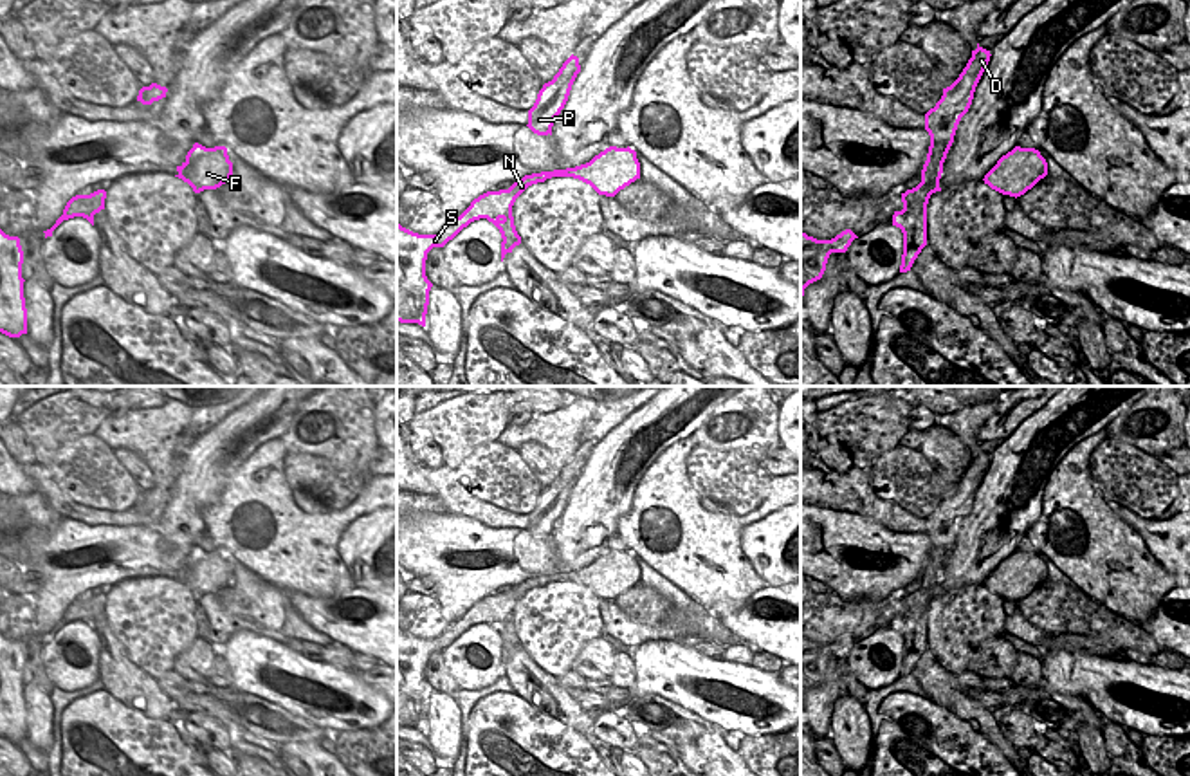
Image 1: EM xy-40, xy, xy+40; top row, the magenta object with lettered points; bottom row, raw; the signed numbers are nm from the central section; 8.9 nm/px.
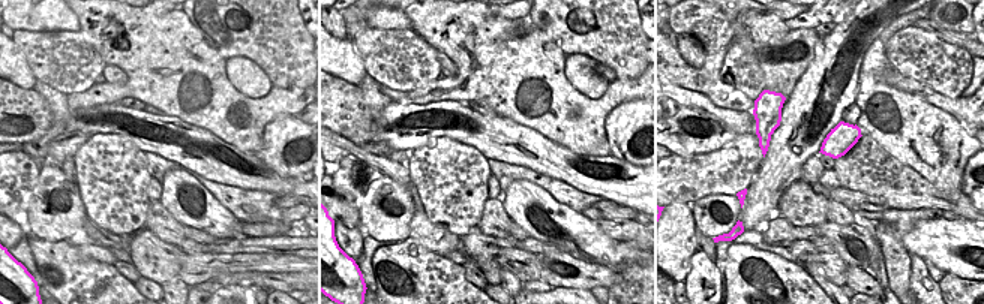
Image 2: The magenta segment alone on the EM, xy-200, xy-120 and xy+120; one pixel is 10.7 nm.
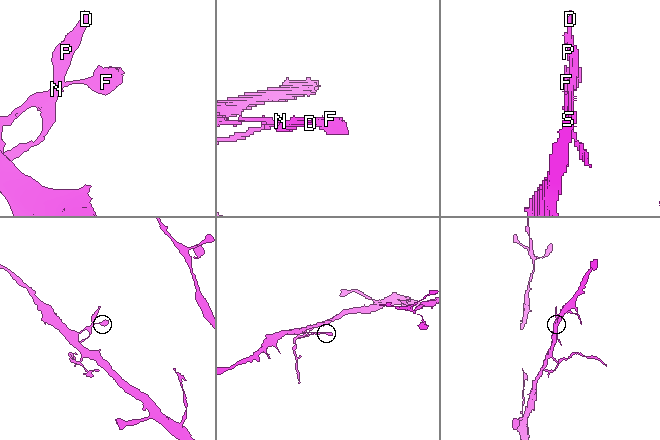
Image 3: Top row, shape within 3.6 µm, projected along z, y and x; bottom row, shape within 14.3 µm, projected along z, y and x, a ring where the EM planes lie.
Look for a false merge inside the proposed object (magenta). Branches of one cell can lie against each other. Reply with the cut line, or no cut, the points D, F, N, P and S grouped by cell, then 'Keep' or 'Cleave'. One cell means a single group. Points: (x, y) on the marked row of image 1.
No split. Groups: D F N P S. Keep

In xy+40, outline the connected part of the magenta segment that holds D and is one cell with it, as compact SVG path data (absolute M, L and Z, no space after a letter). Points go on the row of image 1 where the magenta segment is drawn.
M977 43L959 78L943 88L941 99L925 114L925 130L930 135L930 146L921 170L921 182L902 193L903 209L892 215L892 226L903 233L900 273L911 271L914 260L927 245L927 204L932 193L941 191L943 162L954 143L957 125L972 105L975 87L990 56L990 51Z

